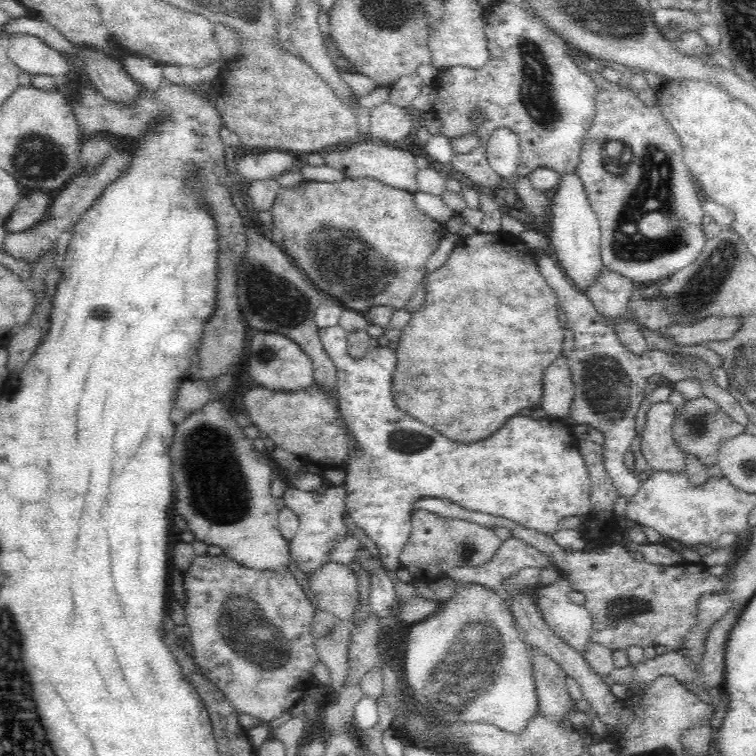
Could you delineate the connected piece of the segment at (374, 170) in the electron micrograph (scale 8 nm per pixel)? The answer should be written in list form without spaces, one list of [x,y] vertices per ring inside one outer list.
[[[358,140],[354,144],[348,144],[344,148],[334,148],[332,152],[322,152],[322,158],[326,166],[340,170],[346,178],[358,180],[358,178],[374,178],[384,186],[396,188],[396,190],[406,190],[410,194],[418,192],[418,166],[416,158],[408,152],[402,150],[398,144],[374,144],[370,140]]]

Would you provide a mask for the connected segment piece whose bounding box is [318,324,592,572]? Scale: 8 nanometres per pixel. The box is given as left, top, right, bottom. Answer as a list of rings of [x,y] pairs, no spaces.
[[[338,326],[322,328],[318,332],[320,342],[336,366],[338,374],[338,404],[340,414],[354,436],[358,450],[350,452],[350,458],[344,462],[346,468],[346,498],[344,504],[348,508],[350,518],[356,526],[360,526],[366,536],[380,550],[380,560],[388,572],[396,572],[402,568],[400,554],[408,544],[412,532],[412,506],[422,498],[446,498],[466,510],[484,512],[492,516],[508,518],[528,530],[536,530],[538,534],[554,534],[558,532],[558,522],[568,516],[588,516],[590,488],[592,480],[586,470],[584,458],[578,450],[578,438],[574,430],[566,426],[564,420],[544,418],[534,420],[532,416],[514,416],[502,428],[494,432],[494,436],[482,442],[454,442],[452,438],[444,438],[438,430],[418,422],[416,418],[404,414],[394,404],[392,394],[392,378],[398,364],[396,350],[388,348],[368,348],[362,358],[352,358],[348,352],[348,332]]]

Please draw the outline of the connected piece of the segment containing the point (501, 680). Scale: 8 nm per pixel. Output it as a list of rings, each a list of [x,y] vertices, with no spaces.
[[[458,584],[454,598],[442,602],[434,614],[410,628],[404,646],[404,672],[404,682],[412,688],[414,698],[432,712],[432,718],[440,716],[444,722],[486,722],[510,734],[520,734],[528,726],[530,718],[540,712],[530,646],[522,642],[506,600],[480,584]]]

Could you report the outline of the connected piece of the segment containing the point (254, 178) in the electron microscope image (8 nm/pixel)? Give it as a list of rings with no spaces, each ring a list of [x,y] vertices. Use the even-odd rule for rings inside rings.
[[[268,150],[258,156],[240,156],[236,160],[238,172],[242,176],[242,182],[266,182],[266,180],[278,180],[288,172],[294,172],[300,162],[294,160],[296,154],[280,152],[280,150]]]

